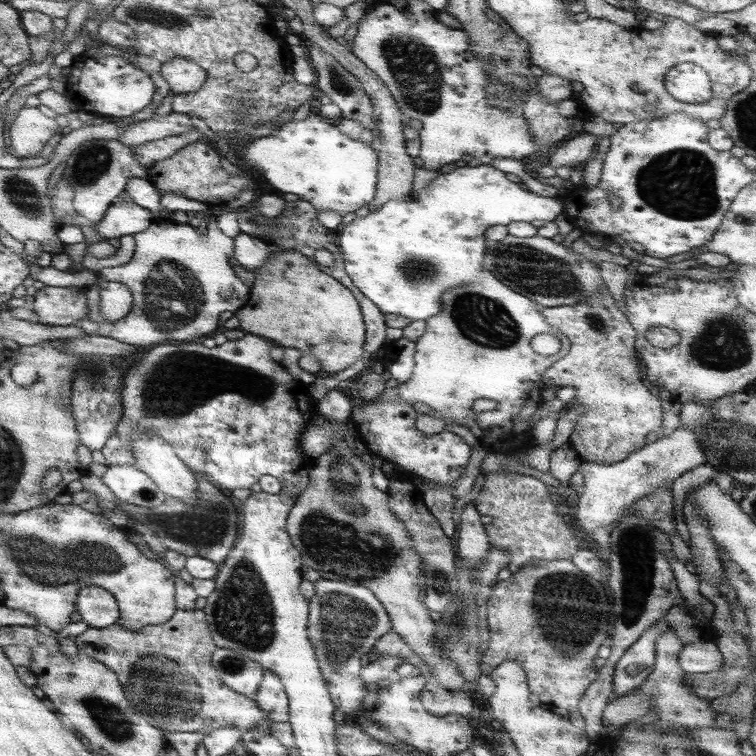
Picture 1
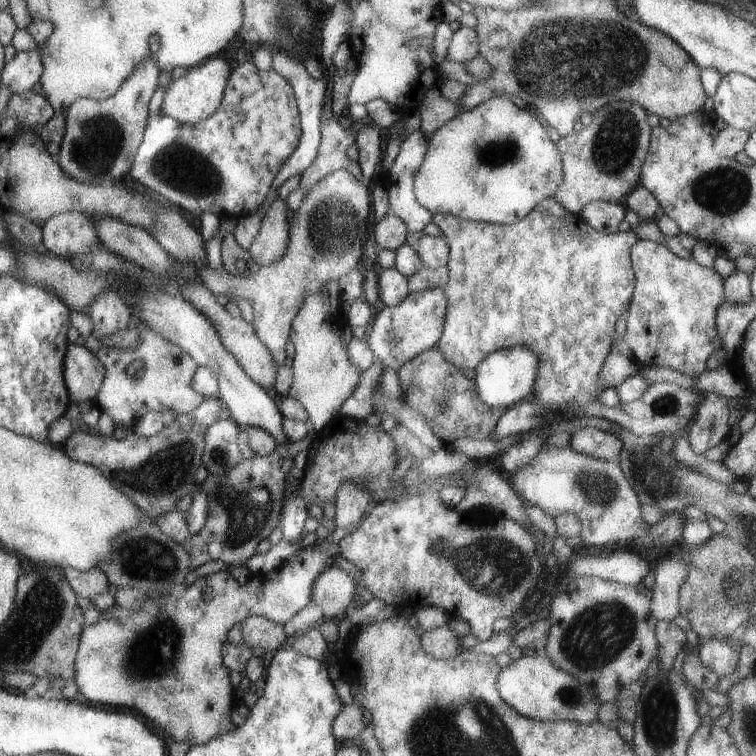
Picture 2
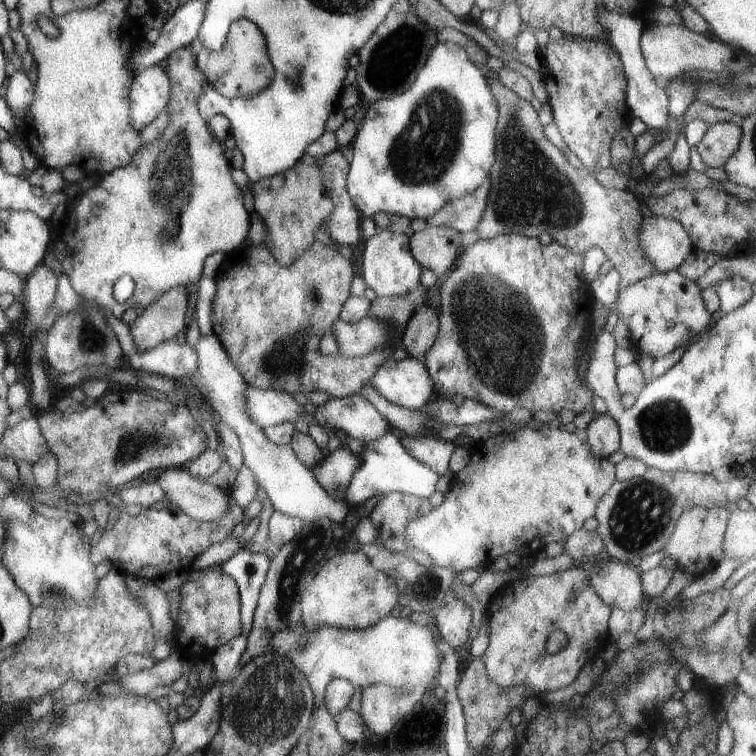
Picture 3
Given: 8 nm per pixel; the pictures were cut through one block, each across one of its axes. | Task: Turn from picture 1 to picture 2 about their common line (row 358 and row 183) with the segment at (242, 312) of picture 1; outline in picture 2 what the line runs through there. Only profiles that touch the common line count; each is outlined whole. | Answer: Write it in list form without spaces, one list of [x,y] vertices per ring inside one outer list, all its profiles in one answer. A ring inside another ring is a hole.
[[[345,168],[333,170],[307,190],[297,211],[288,216],[289,238],[281,258],[263,267],[258,266],[249,277],[230,275],[227,279],[220,275],[219,270],[202,266],[199,269],[200,283],[214,294],[227,298],[231,294],[249,302],[253,331],[269,350],[275,368],[279,368],[286,362],[284,347],[288,342],[288,331],[303,300],[317,292],[323,284],[337,283],[347,272],[357,268],[370,209],[369,188],[353,178]]]

